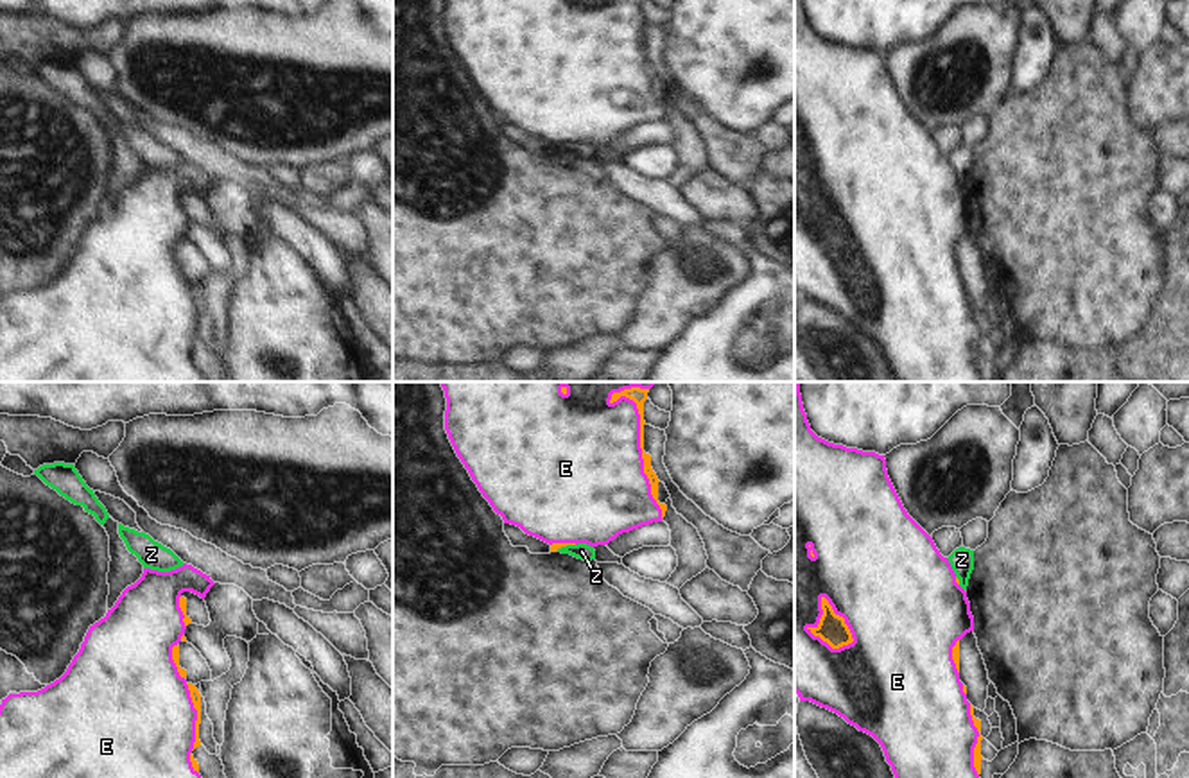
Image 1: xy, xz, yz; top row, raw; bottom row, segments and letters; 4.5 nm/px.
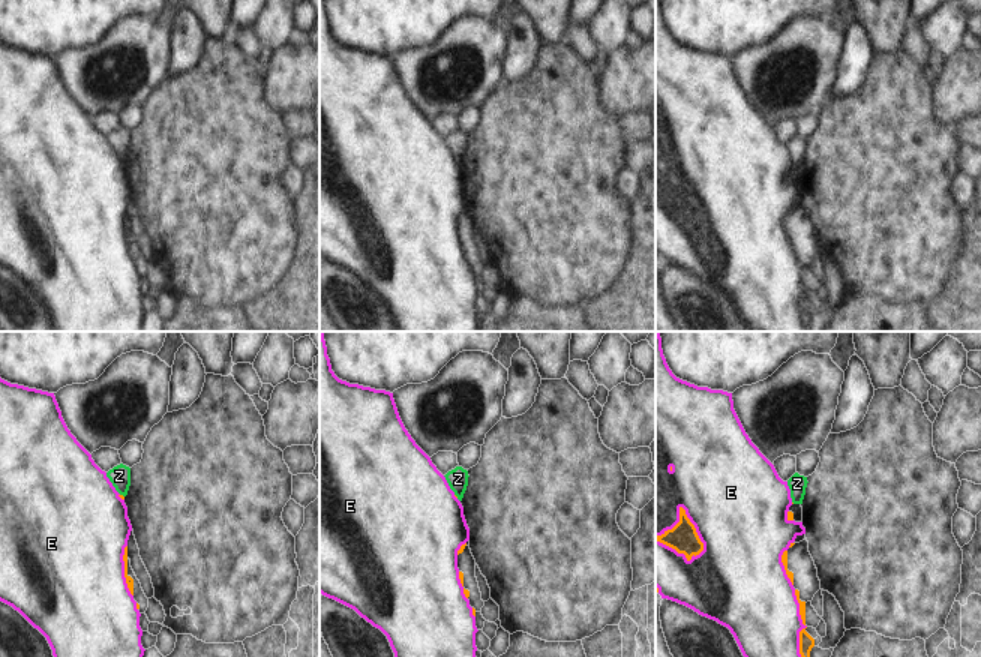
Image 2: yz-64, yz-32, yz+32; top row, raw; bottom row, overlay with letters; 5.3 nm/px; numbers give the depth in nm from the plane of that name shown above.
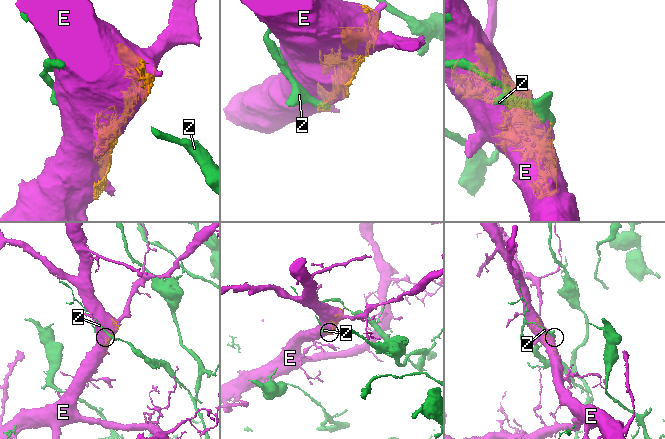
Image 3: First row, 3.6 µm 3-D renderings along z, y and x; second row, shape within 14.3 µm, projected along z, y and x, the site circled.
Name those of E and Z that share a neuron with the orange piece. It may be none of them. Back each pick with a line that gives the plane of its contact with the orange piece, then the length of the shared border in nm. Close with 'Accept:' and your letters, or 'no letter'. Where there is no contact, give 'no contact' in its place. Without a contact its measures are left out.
E: yz | 260 nm
Accept: E

